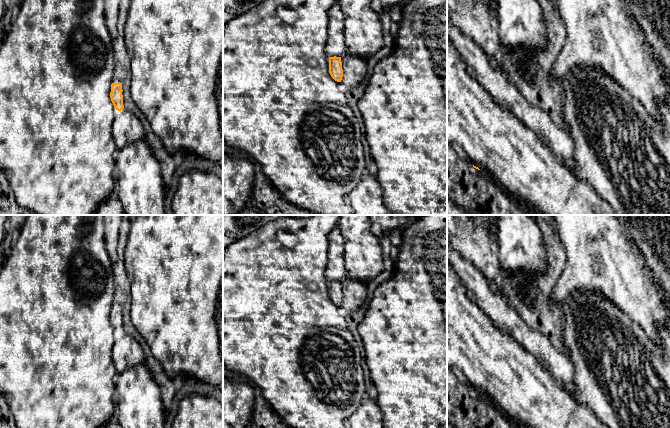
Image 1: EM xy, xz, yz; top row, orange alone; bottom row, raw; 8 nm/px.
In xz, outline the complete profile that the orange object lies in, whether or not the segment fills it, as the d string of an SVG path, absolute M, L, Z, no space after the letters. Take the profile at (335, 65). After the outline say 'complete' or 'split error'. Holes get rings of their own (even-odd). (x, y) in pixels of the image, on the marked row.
M329 57L329 73L331 77L338 82L340 91L346 93L345 87L341 84L343 77L341 57Z; split error

